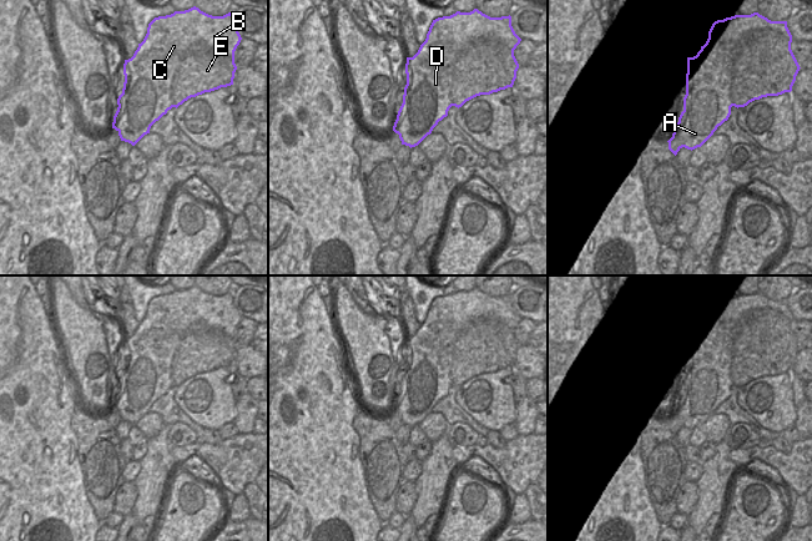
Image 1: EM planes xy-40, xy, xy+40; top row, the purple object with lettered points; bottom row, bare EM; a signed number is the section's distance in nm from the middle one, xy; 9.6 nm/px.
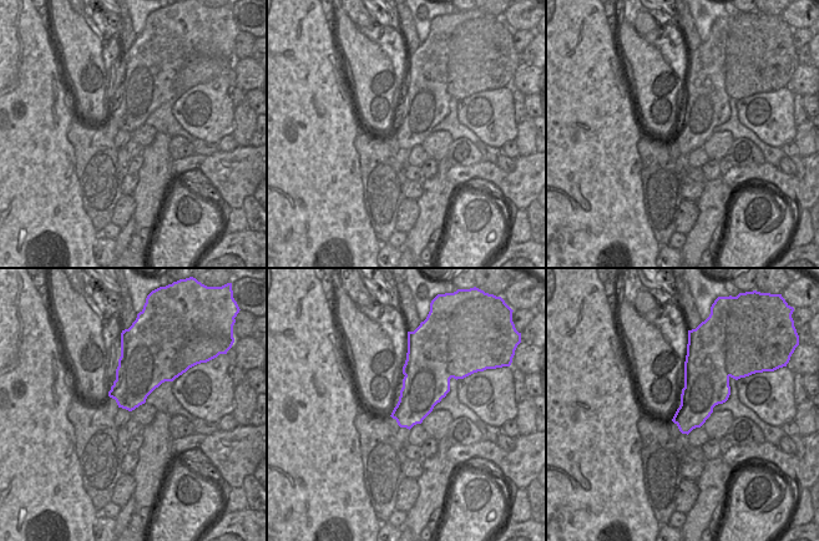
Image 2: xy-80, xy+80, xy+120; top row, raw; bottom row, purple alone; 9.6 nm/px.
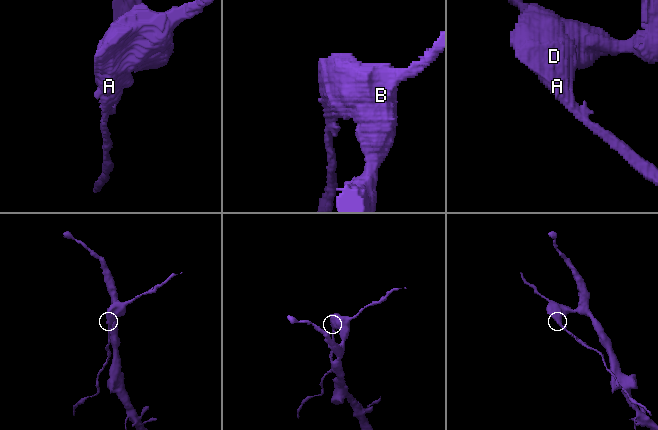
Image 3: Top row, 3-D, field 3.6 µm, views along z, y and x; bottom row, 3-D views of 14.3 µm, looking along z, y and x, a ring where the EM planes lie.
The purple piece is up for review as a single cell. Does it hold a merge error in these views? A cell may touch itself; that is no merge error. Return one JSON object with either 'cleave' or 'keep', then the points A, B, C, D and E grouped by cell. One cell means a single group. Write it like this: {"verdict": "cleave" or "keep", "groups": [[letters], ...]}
{"verdict": "cleave", "groups": [["A", "B", "C", "D"], ["E"]]}

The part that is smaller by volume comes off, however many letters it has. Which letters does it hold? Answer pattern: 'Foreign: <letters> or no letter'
Foreign: A, B, C, D

